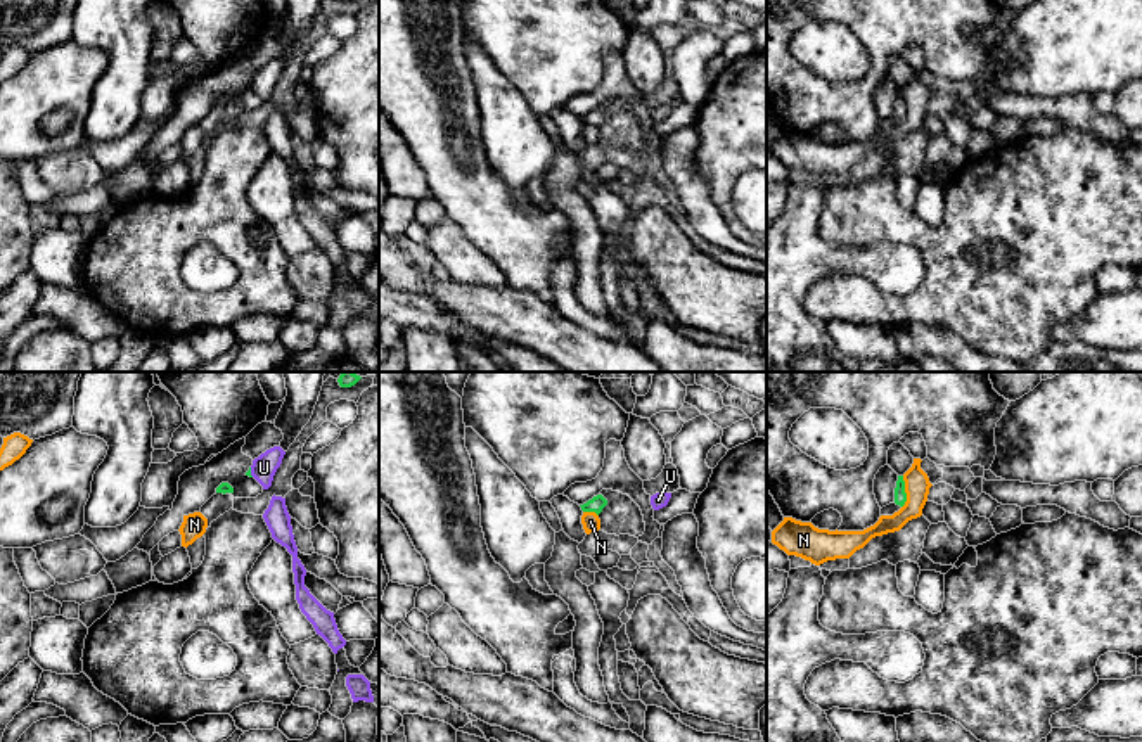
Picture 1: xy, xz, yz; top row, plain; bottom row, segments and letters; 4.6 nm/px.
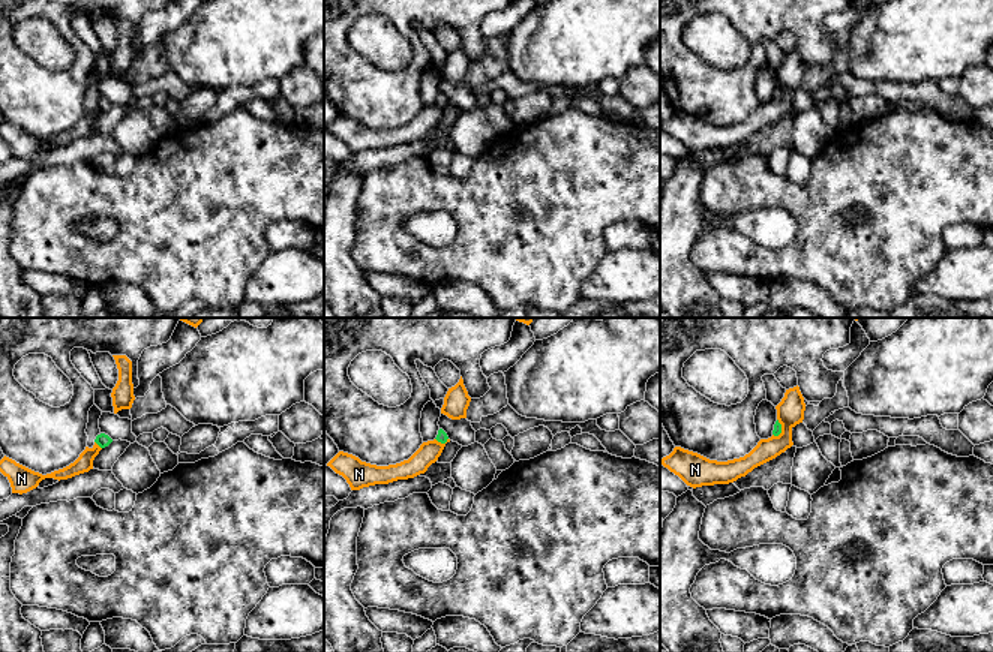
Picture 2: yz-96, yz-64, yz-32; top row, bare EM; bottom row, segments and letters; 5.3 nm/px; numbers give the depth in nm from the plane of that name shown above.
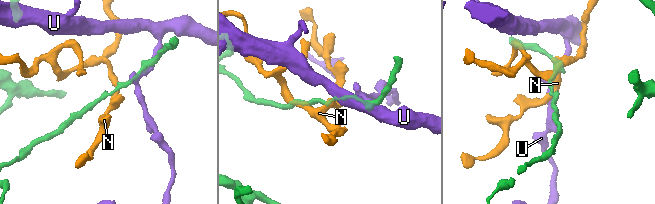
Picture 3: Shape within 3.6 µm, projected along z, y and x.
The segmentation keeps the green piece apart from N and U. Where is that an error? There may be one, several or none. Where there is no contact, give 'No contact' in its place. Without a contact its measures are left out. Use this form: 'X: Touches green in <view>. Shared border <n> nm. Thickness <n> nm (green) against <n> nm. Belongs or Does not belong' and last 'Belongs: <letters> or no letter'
N: Touches green in yz. Shared border 150 nm. Thickness 60 nm (green) against 120 nm. Does not belong
U: Touches green in xy. Shared border 50 nm. Thickness 20 nm (green) against 120 nm. Does not belong
Belongs: no letter

